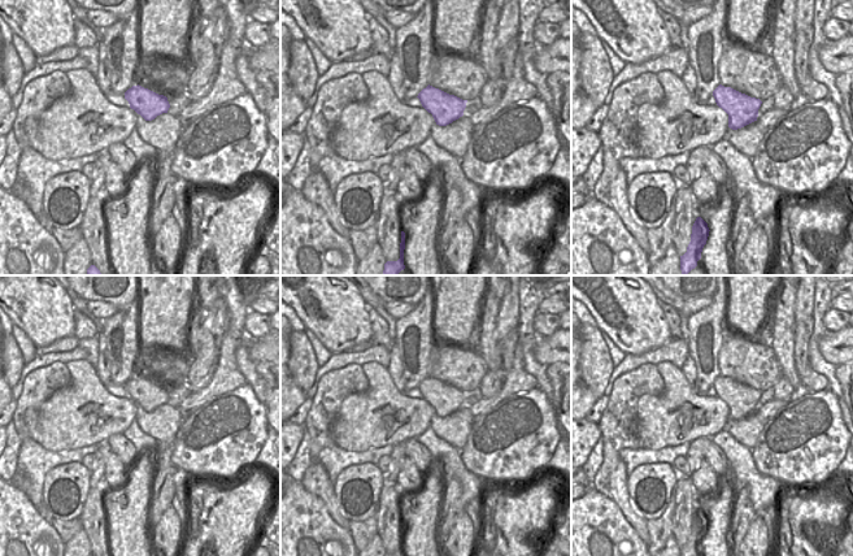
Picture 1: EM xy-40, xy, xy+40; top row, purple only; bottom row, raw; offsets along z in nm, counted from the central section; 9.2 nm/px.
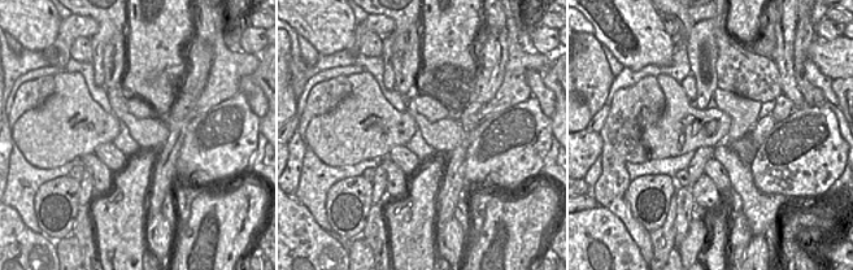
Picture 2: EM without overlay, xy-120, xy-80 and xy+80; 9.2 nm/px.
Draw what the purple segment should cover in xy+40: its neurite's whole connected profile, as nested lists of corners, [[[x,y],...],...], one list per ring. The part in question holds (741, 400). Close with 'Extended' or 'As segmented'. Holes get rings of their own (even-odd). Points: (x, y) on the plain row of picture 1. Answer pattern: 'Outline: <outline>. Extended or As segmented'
Outline: [[[722,375],[713,382],[713,387],[717,396],[728,405],[730,420],[737,421],[757,412],[758,400],[762,395],[760,390]]]. As segmented.

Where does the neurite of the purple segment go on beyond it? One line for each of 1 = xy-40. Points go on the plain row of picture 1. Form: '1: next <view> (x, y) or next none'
1: next none

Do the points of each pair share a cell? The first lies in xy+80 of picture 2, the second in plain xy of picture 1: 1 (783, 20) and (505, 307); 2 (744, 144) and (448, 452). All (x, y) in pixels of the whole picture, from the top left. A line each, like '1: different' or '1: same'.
1: different
2: different

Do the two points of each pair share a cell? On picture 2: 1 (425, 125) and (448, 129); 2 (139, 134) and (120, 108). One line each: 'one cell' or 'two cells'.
1: one cell
2: one cell

